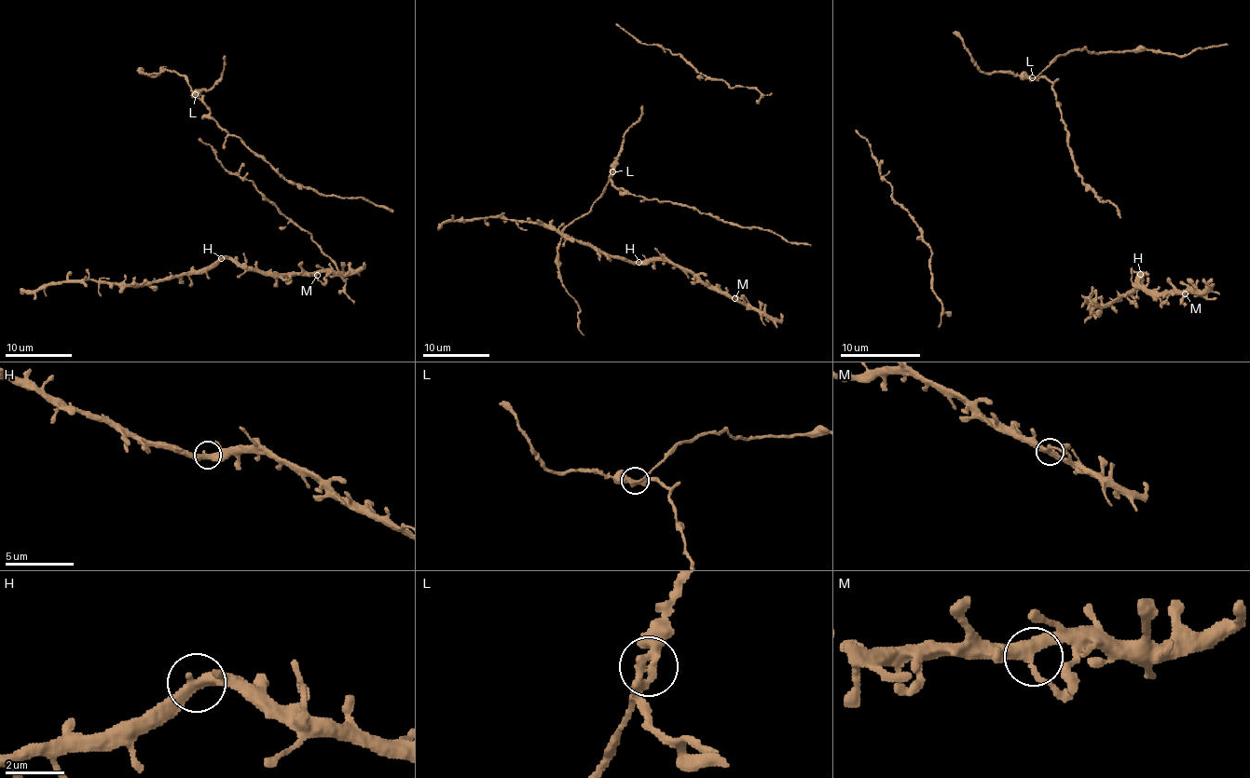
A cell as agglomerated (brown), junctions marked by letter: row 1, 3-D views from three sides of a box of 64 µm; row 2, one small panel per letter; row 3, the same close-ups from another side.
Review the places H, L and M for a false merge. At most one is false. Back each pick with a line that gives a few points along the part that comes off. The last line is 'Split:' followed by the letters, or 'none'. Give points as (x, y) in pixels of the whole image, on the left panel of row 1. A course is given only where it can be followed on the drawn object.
L: Course of the part to remove: (194, 94), (187, 80), (176, 72), (141, 72), (157, 75), (162, 70), (160, 67), (166, 67)
Split: L

